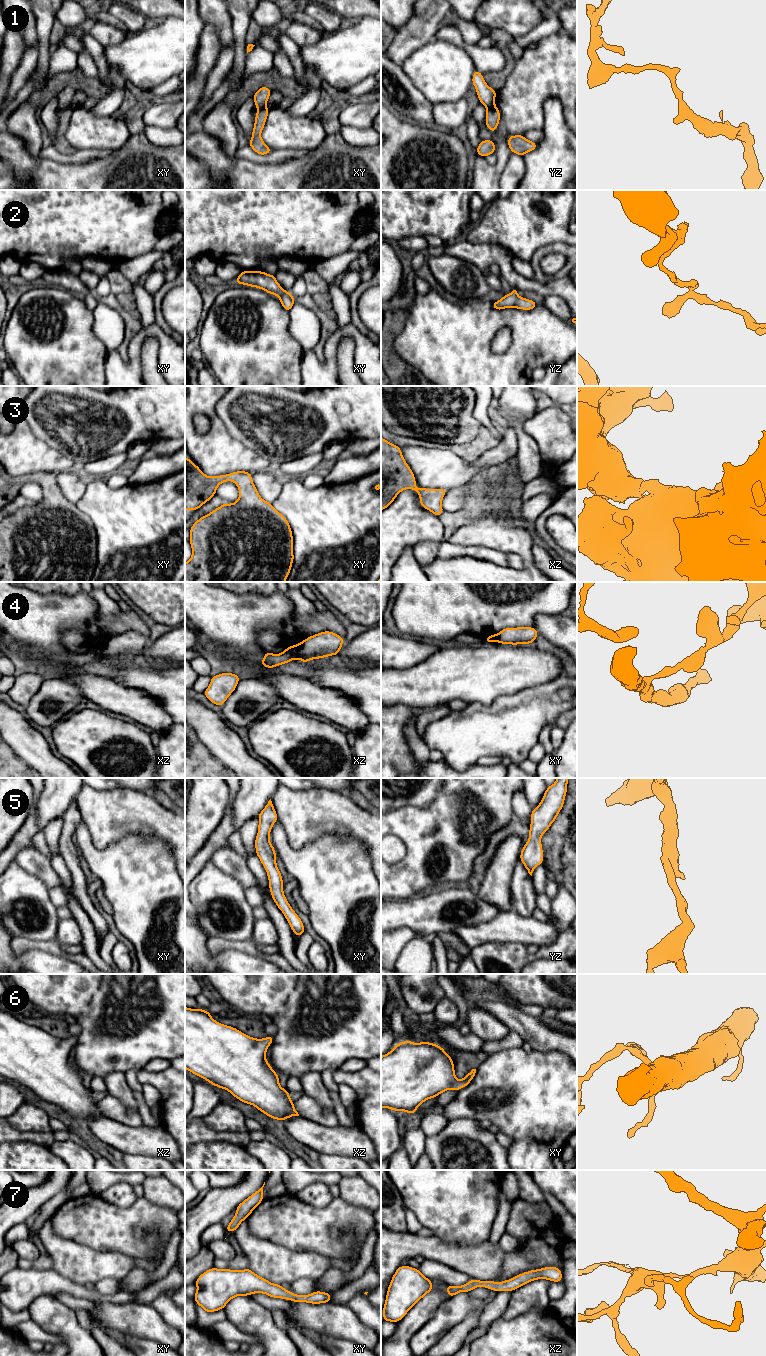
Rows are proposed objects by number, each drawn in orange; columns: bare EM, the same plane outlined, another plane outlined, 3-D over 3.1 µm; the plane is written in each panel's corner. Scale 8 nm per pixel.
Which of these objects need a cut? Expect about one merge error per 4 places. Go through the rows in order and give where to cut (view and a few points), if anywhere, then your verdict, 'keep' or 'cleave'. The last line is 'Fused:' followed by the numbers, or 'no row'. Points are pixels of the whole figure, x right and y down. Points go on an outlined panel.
1: xy (265, 106), (258, 110) | cleave
2: no cut | keep
3: no cut | keep
4: xz (302, 642), (298, 658) | cleave
5: no cut | keep
6: no cut | keep
7: no cut | keep
Fused: 1, 4

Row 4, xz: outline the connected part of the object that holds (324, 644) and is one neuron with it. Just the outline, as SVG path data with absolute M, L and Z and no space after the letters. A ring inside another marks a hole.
M331 631L312 635L302 641L299 660L303 663L312 659L320 659L338 655L344 639Z

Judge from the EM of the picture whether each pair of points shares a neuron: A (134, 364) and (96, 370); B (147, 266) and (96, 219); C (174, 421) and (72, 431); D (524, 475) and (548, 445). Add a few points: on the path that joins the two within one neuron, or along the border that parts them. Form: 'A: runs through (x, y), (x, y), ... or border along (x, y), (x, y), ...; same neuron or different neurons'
A: border along (109, 351), (106, 357), (104, 375); different neurons
B: border along (151, 250), (133, 258), (121, 260), (115, 265); different neurons
C: runs through (149, 421), (122, 421), (117, 426), (97, 426); same neuron
D: border along (527, 434), (536, 442), (543, 461); different neurons

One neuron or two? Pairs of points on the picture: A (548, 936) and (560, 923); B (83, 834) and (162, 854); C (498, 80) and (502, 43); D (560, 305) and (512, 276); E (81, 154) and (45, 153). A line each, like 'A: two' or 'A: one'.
A: two
B: one
C: one
D: two
E: one

